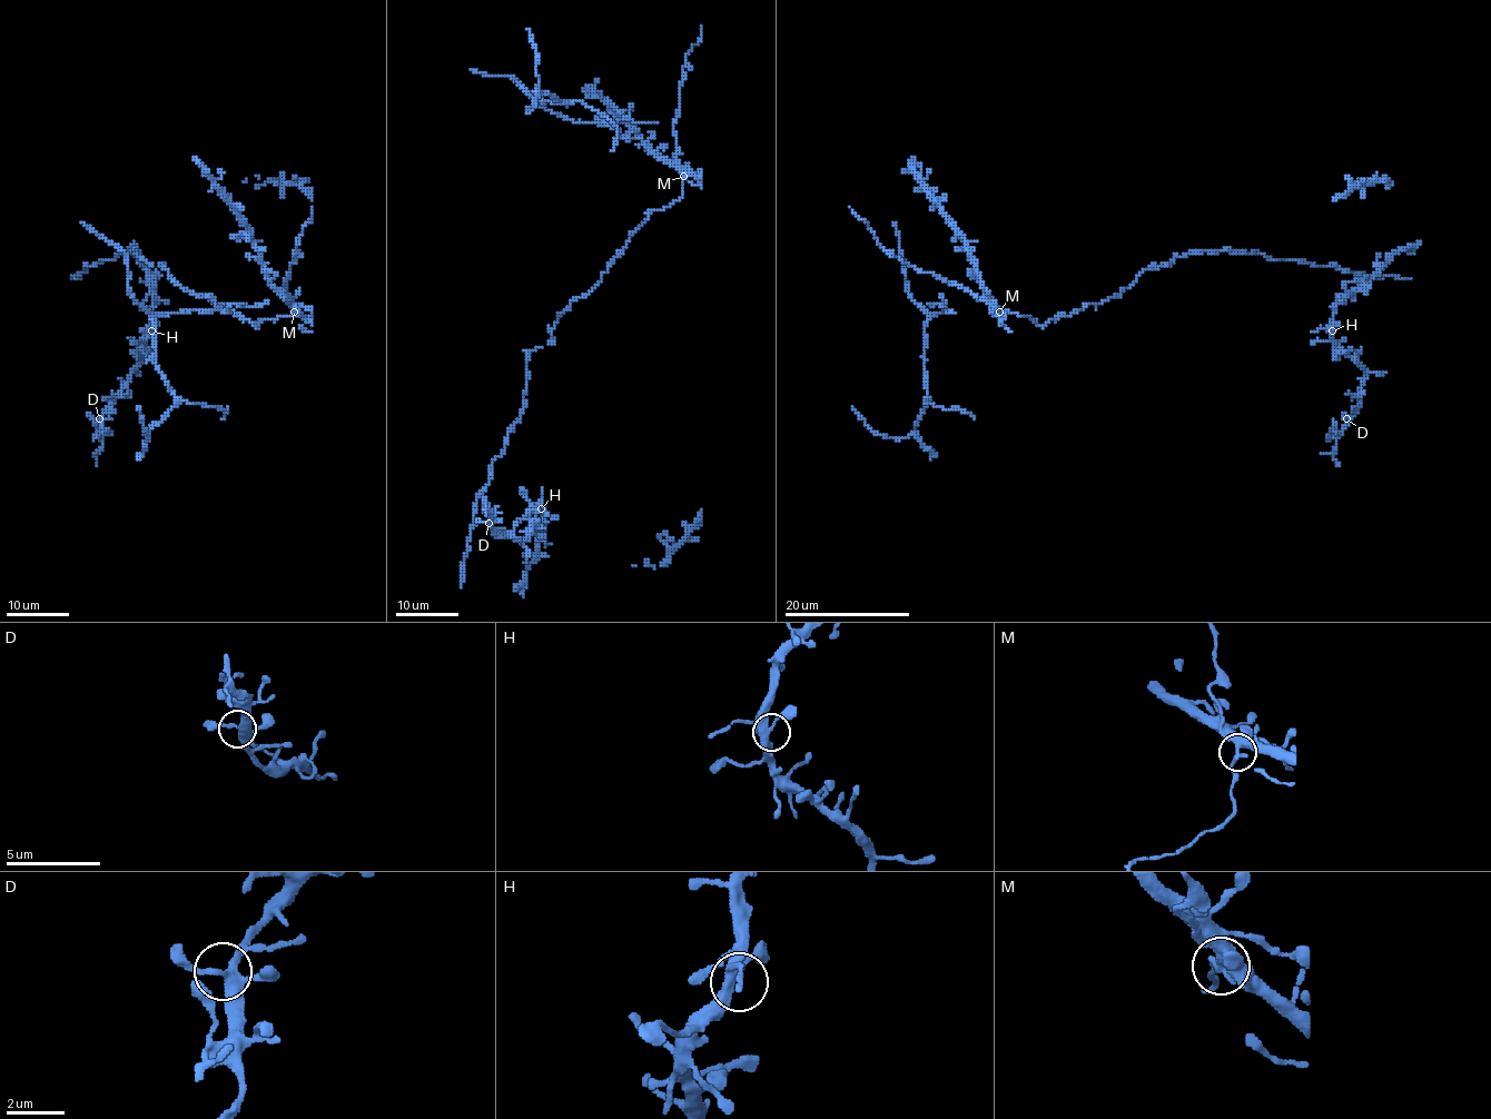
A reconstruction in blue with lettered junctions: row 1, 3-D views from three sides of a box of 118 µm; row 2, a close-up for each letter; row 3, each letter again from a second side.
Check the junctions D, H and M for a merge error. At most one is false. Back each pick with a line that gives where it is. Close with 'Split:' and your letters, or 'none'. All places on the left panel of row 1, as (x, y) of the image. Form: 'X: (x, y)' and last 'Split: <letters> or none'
M: (294, 312)
Split: M

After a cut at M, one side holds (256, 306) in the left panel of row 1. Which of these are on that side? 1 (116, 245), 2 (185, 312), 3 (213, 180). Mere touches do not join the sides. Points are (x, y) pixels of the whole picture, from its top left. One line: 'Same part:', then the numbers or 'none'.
Same part: 1, 2, 3

